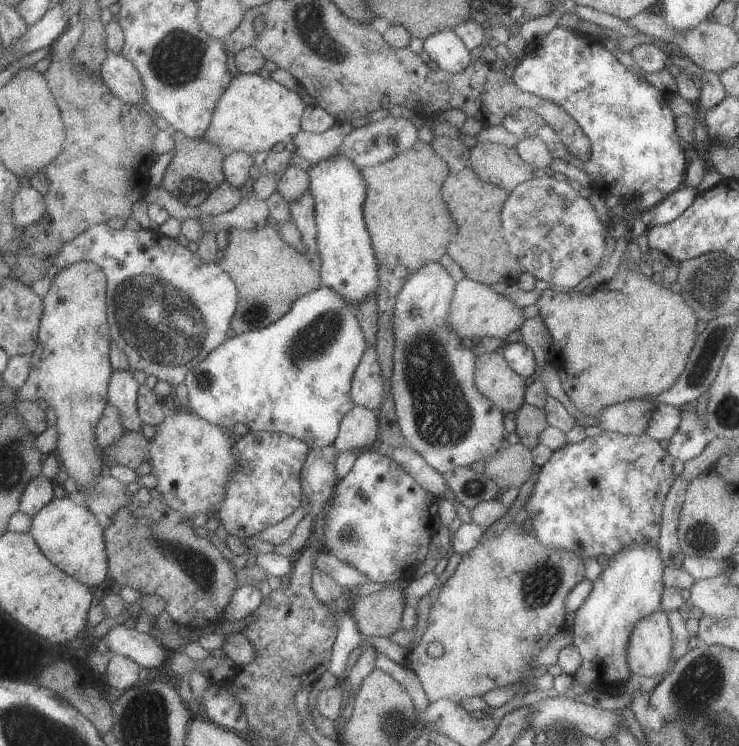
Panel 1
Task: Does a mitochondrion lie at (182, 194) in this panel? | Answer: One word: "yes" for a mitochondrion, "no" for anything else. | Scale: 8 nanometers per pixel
no

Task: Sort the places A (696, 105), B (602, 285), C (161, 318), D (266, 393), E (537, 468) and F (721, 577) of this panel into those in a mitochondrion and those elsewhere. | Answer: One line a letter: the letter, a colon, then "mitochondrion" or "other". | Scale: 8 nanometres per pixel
A: other
B: other
C: mitochondrion
D: other
E: other
F: other

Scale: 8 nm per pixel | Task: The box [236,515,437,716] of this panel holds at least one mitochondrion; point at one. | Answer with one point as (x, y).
(355, 538)

